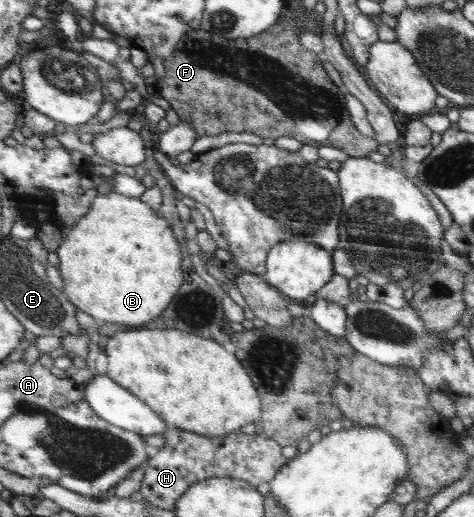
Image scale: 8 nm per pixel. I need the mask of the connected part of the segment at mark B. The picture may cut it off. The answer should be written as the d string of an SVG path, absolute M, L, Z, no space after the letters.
M115 191L97 195L89 211L62 238L56 250L64 294L77 309L89 314L101 325L115 323L139 326L159 316L183 284L179 241L163 215L139 197L125 196Z

